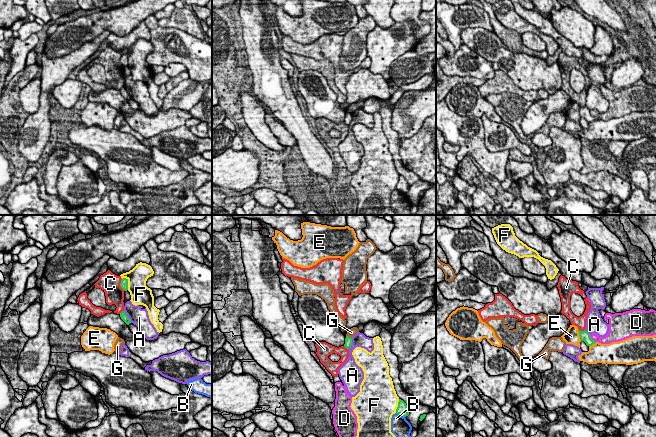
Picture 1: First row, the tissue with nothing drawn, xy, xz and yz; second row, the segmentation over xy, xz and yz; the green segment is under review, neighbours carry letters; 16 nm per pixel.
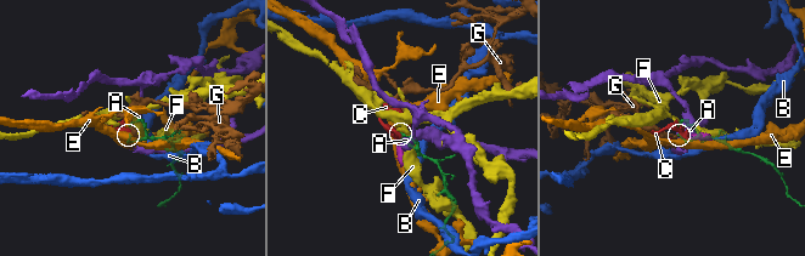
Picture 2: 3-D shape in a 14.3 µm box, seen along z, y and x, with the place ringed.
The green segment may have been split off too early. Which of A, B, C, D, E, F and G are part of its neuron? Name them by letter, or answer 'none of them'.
none of them

